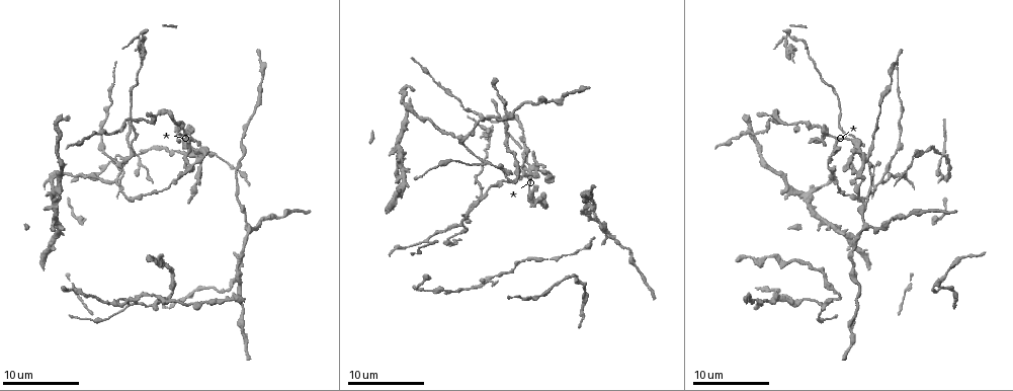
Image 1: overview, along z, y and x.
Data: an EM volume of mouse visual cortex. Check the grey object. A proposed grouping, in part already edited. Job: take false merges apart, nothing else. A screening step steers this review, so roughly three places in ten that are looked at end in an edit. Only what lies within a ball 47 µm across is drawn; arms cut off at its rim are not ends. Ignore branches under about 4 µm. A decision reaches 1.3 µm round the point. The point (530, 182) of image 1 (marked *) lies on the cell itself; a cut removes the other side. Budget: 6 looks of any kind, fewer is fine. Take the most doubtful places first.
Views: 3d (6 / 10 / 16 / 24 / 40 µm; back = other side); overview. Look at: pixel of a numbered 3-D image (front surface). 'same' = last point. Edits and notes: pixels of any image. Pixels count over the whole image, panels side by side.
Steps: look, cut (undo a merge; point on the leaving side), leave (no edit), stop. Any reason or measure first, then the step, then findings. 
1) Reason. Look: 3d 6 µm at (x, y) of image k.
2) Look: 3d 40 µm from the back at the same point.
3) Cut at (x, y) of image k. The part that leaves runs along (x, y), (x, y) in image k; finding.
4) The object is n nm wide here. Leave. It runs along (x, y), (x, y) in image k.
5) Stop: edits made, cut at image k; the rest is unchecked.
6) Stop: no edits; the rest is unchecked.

Two arms at a narrow angle. Look: 3d 16 µm at (121, 184) of image 1.

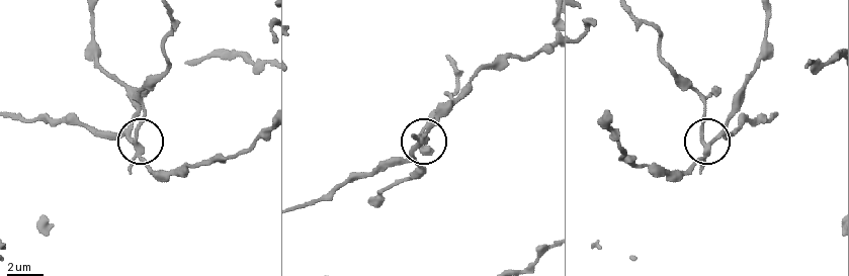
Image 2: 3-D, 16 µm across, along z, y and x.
4 arms meet here. Cut at (144, 121) of image 2. The part that leaves runs along (705, 144), (704, 104), (668, 64), (656, 32), (638, 18) in image 2; two cells meet here.

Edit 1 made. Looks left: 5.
Three-way junction. Look: 3d 16 µm at (593, 207) of image 1.

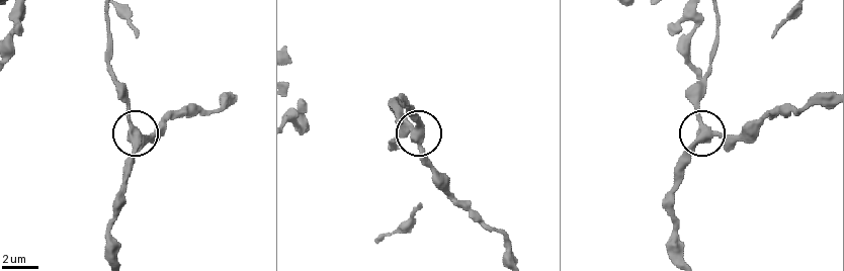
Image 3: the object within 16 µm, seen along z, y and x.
The object is 350 nm wide here. Leave. All the same cell.

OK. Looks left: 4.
Branch point. Look: 3d 6 µm at (462, 138) of image 1.

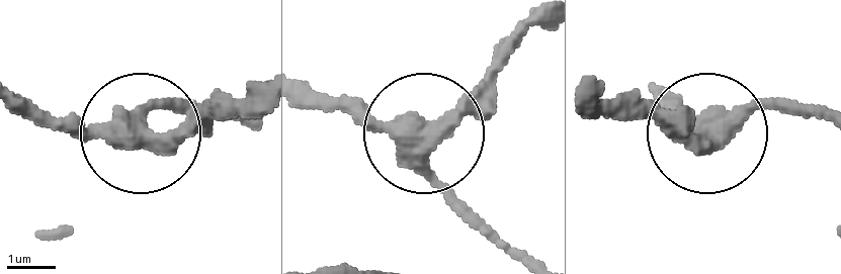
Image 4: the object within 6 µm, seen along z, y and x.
Look: 3d 6 µm from the back at (702, 139) of image 4.

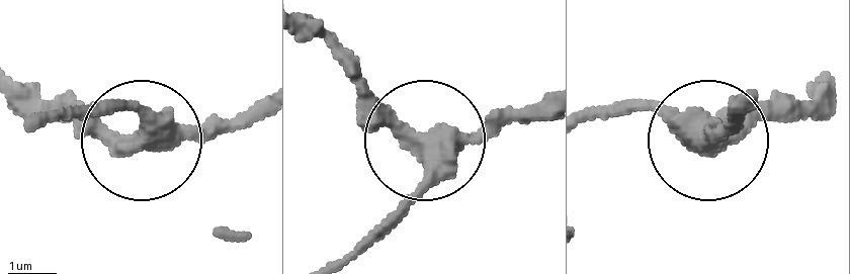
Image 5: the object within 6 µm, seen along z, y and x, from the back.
3 arms meet here. Leave. All the same cell.

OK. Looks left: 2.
Stop: edits made, cut at image 2; the rest is unchecked.

